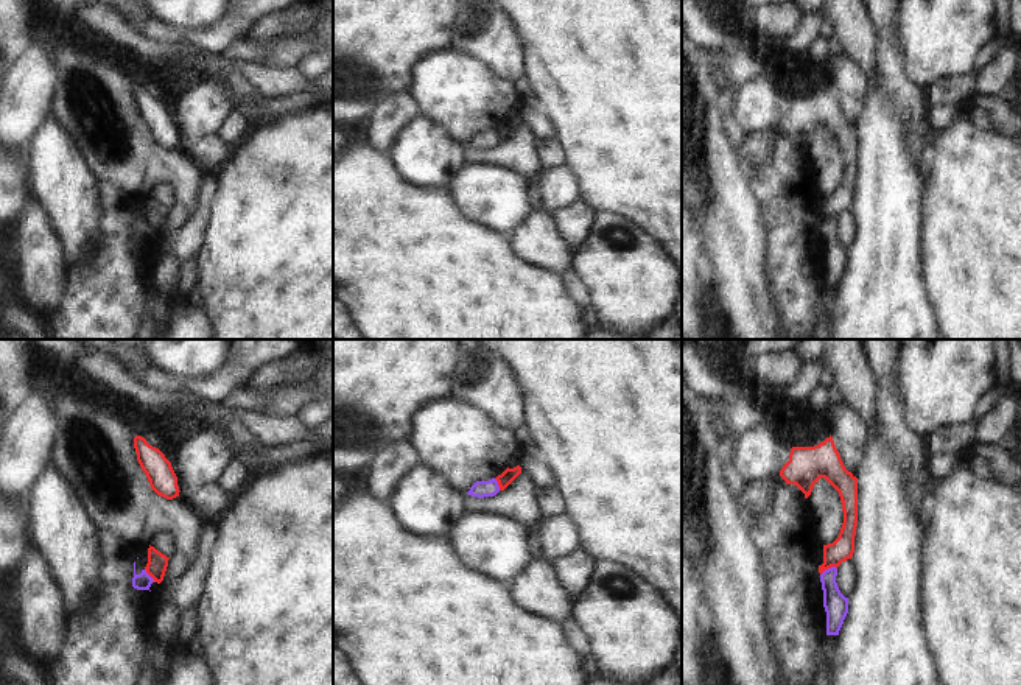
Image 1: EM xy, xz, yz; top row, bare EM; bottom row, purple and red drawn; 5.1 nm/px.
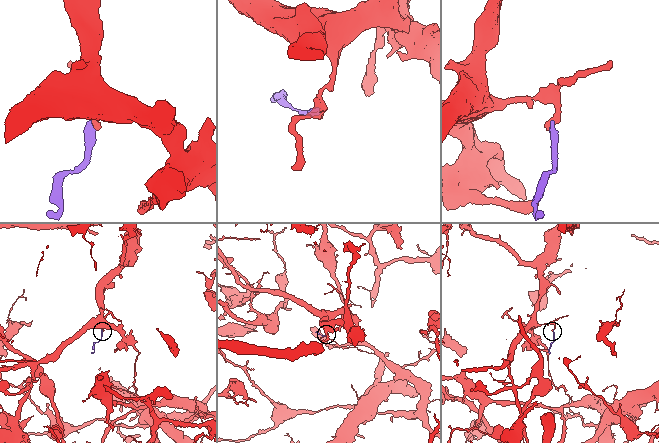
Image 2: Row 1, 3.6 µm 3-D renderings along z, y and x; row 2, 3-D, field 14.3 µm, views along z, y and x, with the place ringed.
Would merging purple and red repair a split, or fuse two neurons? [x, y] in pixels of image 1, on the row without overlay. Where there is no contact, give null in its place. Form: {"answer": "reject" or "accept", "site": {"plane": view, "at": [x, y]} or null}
{"answer": "reject", "site": {"plane": "yz", "at": [828, 220]}}

